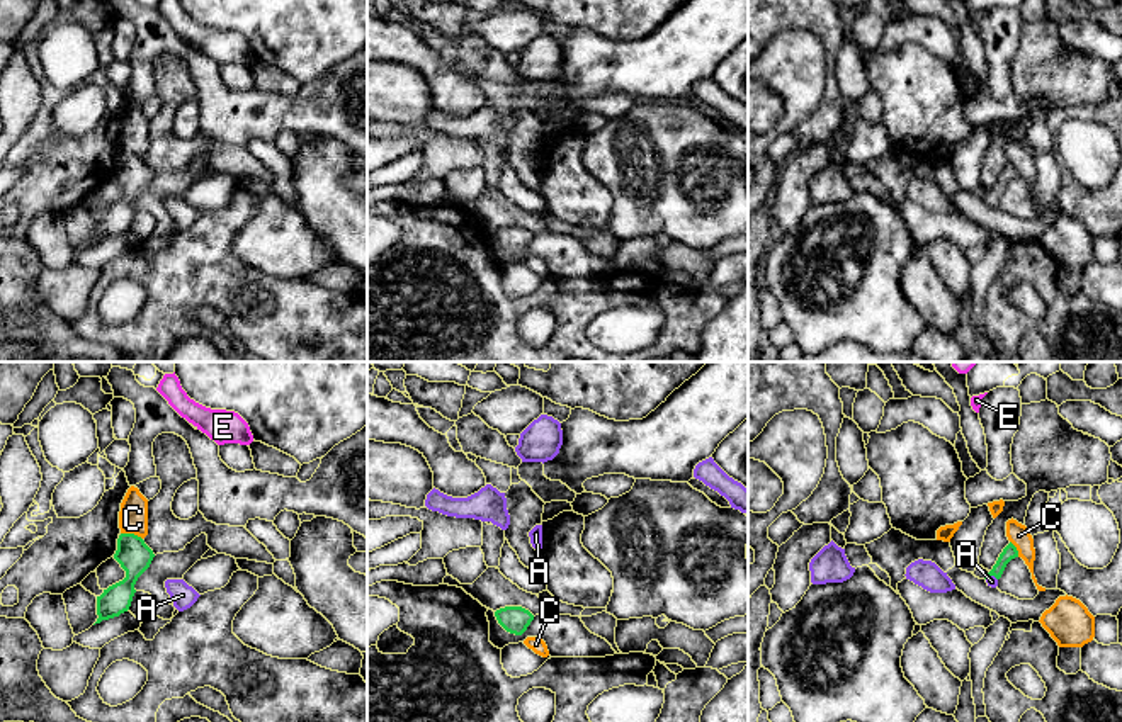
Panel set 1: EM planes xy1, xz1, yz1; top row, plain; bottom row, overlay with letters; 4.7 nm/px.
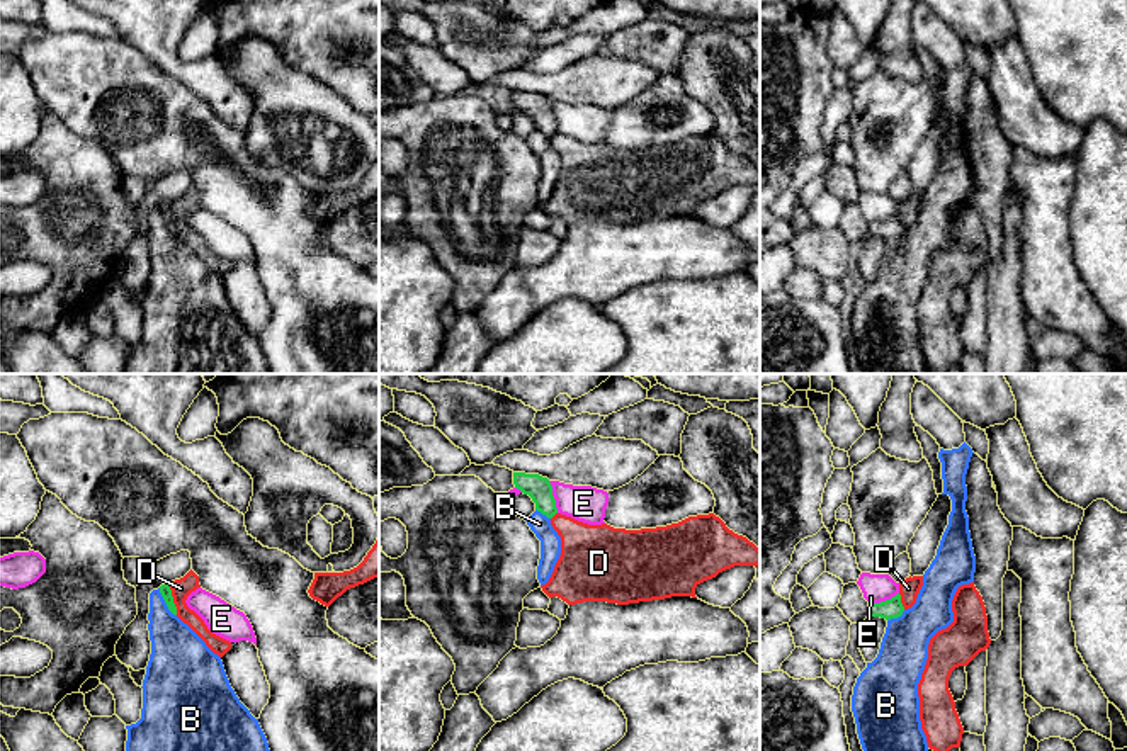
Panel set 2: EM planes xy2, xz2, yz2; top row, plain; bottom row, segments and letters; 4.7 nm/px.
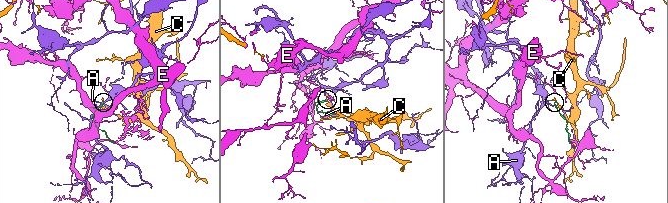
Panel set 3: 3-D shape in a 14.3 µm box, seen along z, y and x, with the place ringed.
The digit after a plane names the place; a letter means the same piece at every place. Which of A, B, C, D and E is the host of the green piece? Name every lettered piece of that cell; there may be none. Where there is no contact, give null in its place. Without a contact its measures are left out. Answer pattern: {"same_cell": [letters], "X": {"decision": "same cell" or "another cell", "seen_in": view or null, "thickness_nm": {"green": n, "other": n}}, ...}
{"same_cell": ["A"], "A": {"decision": "same cell", "seen_in": "yz1", "thickness_nm": {"green": 70, "other": 50}}, "B": {"decision": "another cell", "seen_in": "xy2", "thickness_nm": {"green": 50, "other": 260}}, "C": {"decision": "another cell", "seen_in": "xy1", "thickness_nm": {"green": 160, "other": 140}}, "D": {"decision": "another cell", "seen_in": "xy2", "thickness_nm": {"green": 50, "other": 100}}, "E": {"decision": "another cell", "seen_in": "xz2", "thickness_nm": {"green": 120, "other": 170}}}

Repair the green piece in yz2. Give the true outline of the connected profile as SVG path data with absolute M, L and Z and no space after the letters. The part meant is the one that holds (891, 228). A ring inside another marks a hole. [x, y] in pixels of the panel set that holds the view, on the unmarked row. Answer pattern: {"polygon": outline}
{"polygon": "M898 212L891 219L881 221L881 223L869 223L869 236L881 236L886 240L898 238L904 231L904 226L901 223L901 214Z"}

